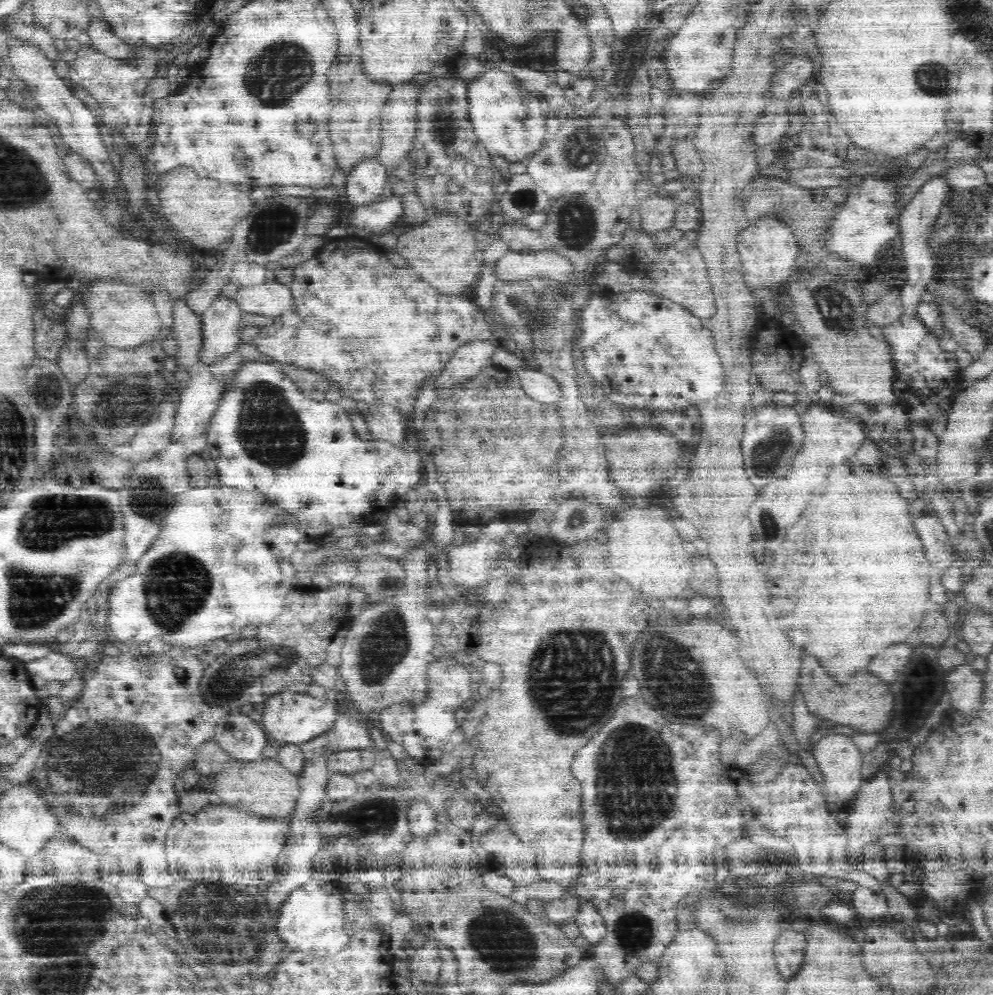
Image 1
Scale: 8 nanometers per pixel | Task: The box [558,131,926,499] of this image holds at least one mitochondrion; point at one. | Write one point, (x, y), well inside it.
(837, 312)

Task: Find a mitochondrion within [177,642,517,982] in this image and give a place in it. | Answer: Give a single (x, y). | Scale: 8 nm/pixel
(239, 671)

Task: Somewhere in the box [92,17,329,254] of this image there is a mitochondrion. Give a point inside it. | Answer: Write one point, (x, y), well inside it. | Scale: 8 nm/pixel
(293, 67)

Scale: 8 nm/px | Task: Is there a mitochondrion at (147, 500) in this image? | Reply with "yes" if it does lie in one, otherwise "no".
yes

